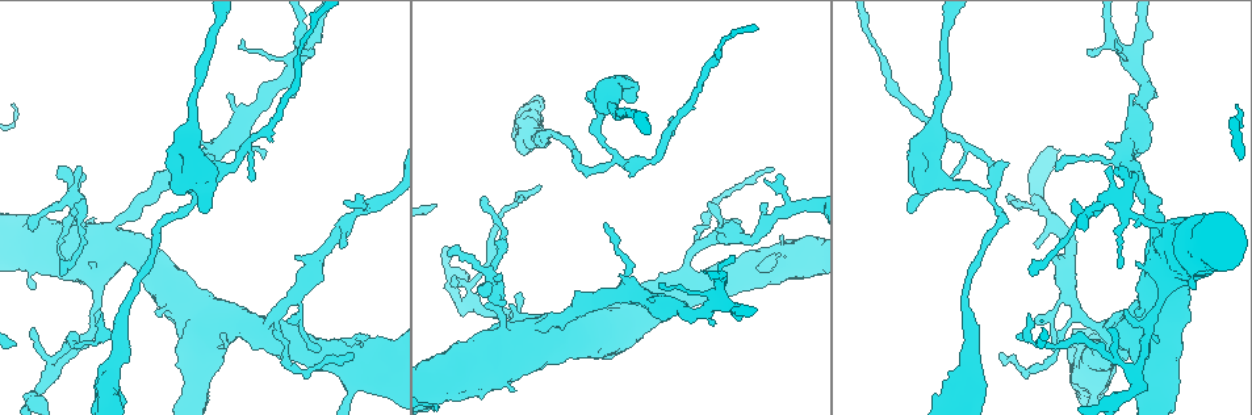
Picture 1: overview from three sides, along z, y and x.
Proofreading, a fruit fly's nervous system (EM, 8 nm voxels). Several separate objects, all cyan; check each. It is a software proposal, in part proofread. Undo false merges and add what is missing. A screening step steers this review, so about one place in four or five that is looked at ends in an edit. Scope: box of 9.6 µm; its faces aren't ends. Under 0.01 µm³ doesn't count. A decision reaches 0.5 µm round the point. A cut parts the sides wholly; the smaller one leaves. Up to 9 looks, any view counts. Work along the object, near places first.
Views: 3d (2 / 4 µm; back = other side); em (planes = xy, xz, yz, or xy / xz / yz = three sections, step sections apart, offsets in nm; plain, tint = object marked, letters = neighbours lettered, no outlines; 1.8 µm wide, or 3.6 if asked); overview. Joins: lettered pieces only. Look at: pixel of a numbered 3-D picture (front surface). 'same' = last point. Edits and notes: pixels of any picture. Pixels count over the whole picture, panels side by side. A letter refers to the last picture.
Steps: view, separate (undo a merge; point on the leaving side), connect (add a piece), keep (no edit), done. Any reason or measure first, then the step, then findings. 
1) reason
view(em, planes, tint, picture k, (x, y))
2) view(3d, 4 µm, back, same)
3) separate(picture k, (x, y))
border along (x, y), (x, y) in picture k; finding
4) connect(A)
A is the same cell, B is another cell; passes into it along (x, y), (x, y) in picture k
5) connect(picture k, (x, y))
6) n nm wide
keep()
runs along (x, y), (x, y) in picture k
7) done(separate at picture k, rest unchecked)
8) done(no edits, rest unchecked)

branch stops here
view(em, planes, letters, picture 1, (78, 169))

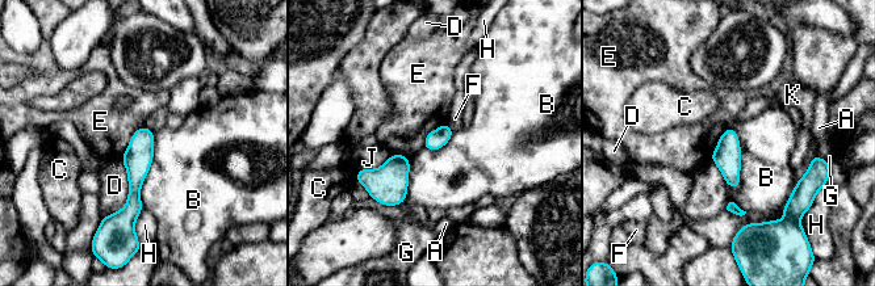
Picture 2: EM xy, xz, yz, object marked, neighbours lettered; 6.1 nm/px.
keep()
A, B, C, D, E, F, G, H, J and K are other cells; border along (154, 133), (142, 207) in picture 2; none of them fits

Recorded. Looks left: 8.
free end
view(em, xy, step 16, tint, picture 1, (1030, 275))

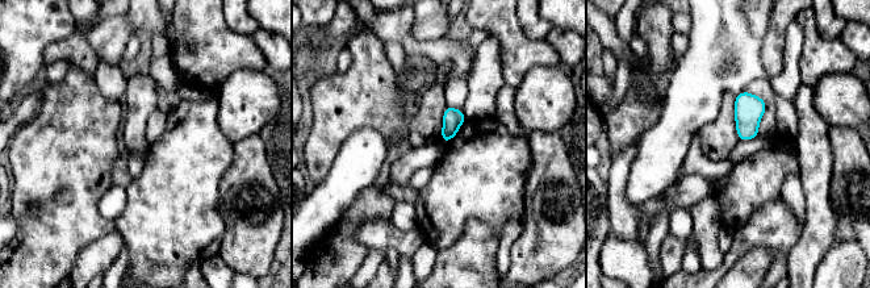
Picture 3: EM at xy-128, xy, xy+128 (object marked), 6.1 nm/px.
view(em, planes, letters, same)

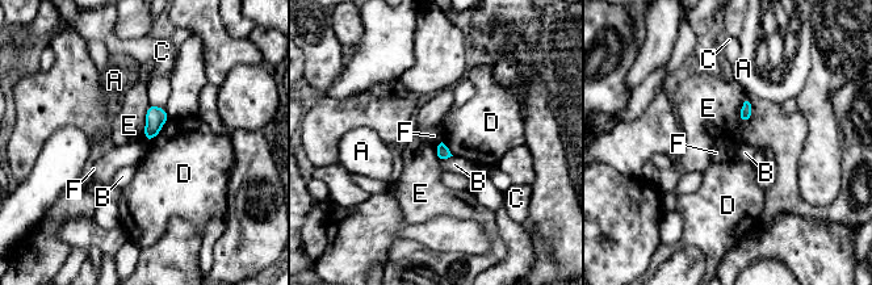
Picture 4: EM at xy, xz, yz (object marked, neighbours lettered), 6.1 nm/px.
keep()
A, B, C, D, E and F are other cells; border along (441, 141), (437, 146) in picture 4; none of them fits

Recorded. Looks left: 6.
branch point
view(em, yz, step 4, letters, picture 1, (600, 123))

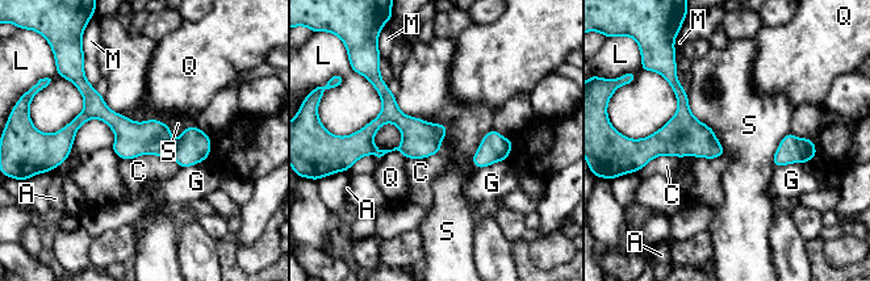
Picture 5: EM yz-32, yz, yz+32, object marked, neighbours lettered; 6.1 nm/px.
separate(picture 5, (787, 151))
A, C, G, L, M, Q and S are other cells; border along (797, 138), (799, 151), (806, 162) in picture 5; a second cell is stuck on

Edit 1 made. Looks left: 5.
view(overview)

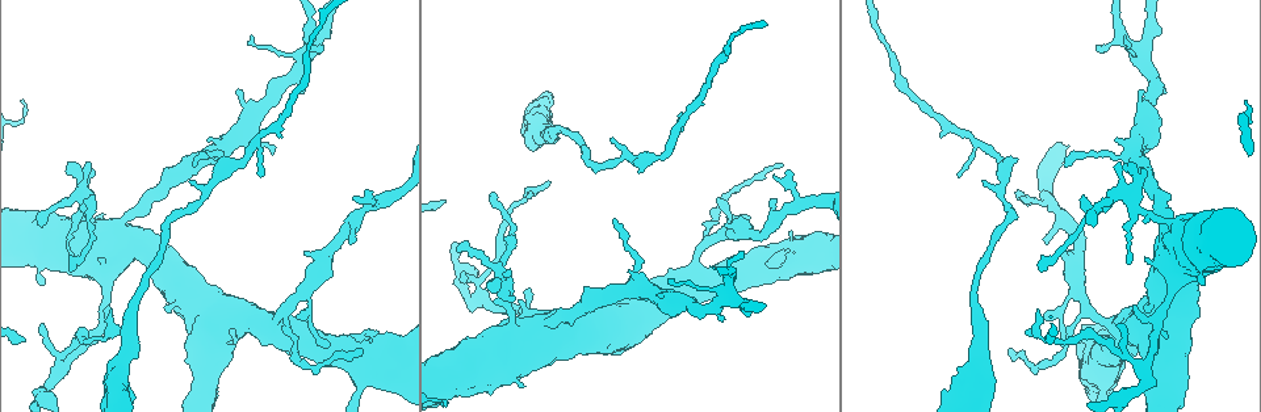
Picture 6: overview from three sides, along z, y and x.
sudden change in width
view(em, planes, letters, picture 6, (201, 369))

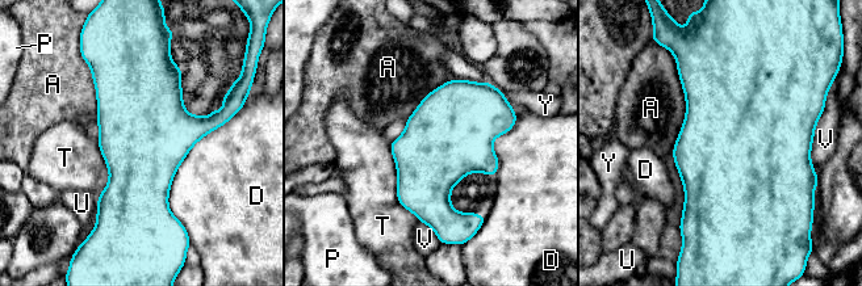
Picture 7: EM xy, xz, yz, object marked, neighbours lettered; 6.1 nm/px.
500 nm wide
keep()
A, D, P, T, U, V and Y are other cells; border along (226, 122), (175, 173), (179, 221) in picture 7; one cell here

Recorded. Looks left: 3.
done(separate at picture 5, rest unchecked)

